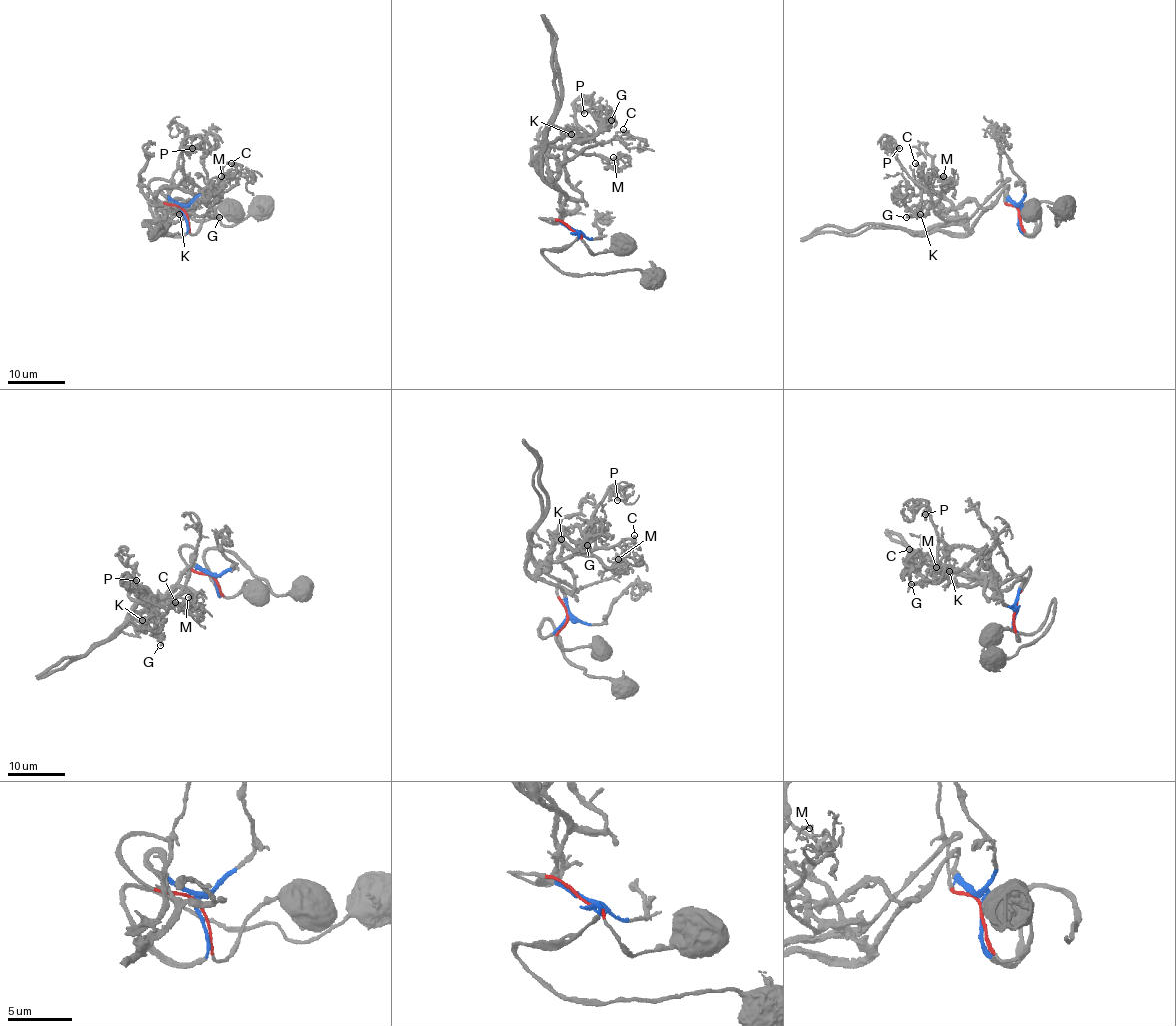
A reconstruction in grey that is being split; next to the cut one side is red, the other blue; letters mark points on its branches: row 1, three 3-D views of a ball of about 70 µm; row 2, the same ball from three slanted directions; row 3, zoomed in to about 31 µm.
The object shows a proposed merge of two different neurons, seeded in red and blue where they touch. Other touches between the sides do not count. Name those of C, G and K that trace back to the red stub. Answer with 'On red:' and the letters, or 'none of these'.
On red: C

